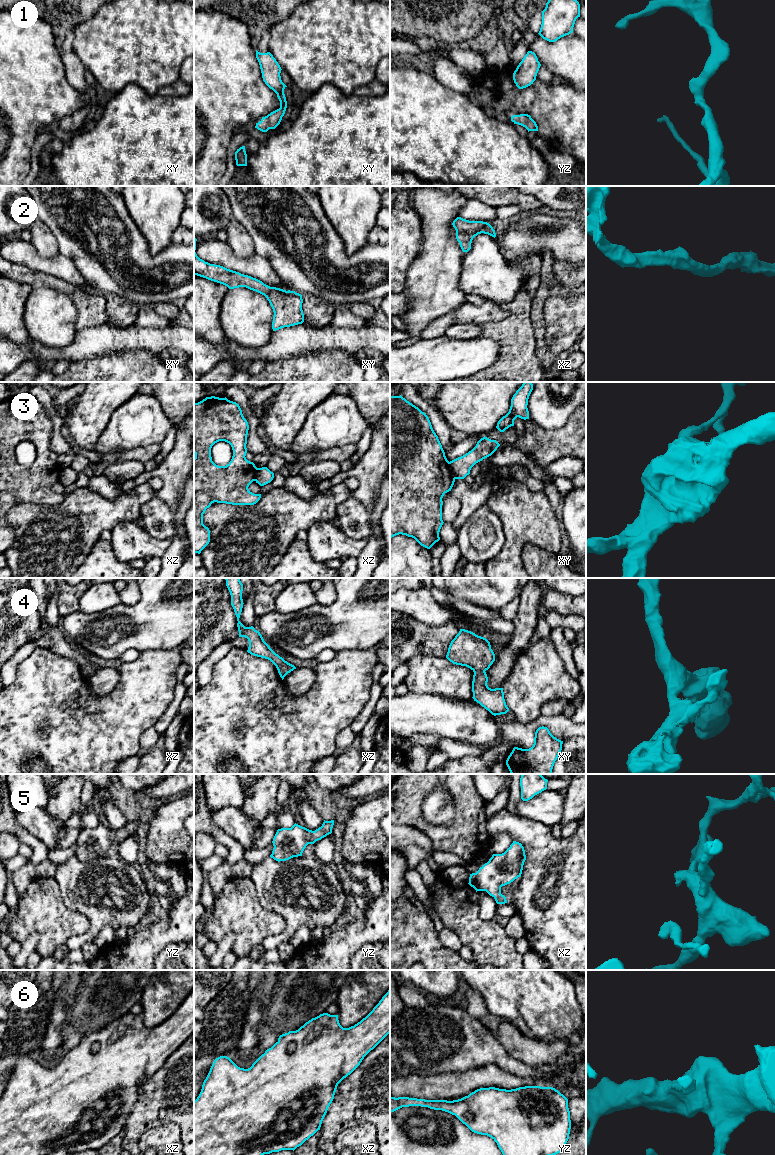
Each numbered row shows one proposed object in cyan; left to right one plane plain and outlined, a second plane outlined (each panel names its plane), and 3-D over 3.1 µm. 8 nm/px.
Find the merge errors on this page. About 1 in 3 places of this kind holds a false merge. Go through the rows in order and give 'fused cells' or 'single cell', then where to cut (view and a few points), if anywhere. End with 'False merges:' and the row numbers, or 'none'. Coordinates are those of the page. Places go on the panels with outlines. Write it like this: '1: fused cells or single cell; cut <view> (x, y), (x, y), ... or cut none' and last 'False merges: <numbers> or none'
1: single cell; cut none
2: single cell; cut none
3: fused cells; cut xy (448, 462), (451, 473), (455, 478)
4: fused cells; cut xy (484, 670), (474, 673)
5: single cell; cut none
6: single cell; cut none
False merges: 3, 4

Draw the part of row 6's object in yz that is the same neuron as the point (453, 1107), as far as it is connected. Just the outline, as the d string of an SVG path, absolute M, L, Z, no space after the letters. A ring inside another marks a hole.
M525 1086L511 1090L480 1088L468 1096L453 1101L390 1097L390 1113L409 1106L428 1107L455 1115L472 1132L491 1137L503 1155L556 1155L566 1147L571 1129L568 1099L553 1087Z

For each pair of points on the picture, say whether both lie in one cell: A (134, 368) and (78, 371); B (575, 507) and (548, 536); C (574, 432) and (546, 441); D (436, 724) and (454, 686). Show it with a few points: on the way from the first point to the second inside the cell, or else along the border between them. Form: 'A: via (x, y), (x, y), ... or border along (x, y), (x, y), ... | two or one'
A: via (120, 371), (92, 371) | one
B: border along (559, 515), (561, 530), (564, 533) | two
C: via (567, 439), (565, 441), (553, 441) | one
D: border along (426, 693), (471, 699) | two

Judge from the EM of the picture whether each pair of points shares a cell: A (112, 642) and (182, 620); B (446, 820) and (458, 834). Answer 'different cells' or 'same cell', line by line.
A: same cell
B: different cells

